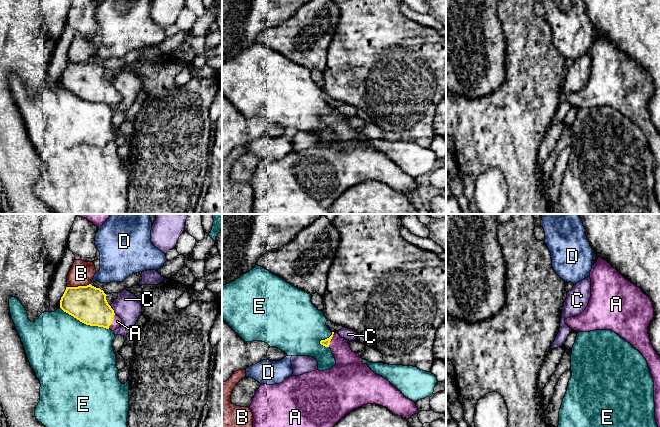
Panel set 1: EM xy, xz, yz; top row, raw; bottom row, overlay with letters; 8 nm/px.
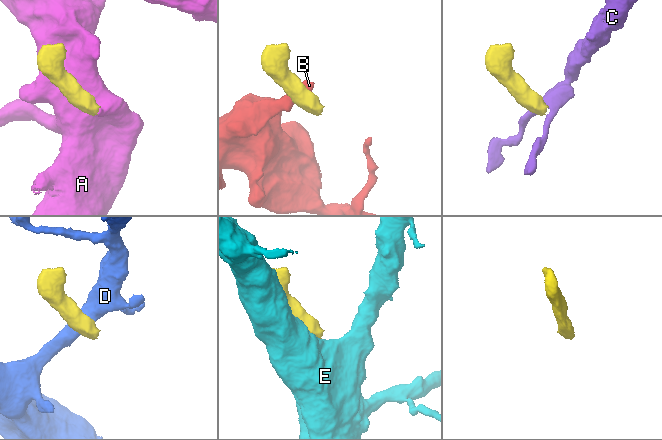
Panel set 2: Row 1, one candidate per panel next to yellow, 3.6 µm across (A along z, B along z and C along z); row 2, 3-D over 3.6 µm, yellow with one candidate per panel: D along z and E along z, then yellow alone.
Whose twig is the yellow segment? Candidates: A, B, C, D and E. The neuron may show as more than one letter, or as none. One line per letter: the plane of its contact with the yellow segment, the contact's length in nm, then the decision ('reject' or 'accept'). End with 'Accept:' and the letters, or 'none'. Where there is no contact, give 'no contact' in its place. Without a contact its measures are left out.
A: contact in xy; length 130 nm; accept
B: contact in xy; length 190 nm; reject
C: contact in xy; length 90 nm; reject
D: contact in xy; length 80 nm; reject
E: contact in xy; length 420 nm; reject
Accept: A

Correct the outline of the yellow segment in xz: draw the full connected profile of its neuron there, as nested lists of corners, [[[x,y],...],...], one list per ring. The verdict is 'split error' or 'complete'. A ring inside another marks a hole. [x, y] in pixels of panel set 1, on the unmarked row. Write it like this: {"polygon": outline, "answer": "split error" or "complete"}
{"polygon": [[[337,108],[320,120],[329,123],[336,136],[331,145],[290,152],[280,160],[260,161],[249,183],[254,193],[253,214],[330,214],[330,207],[338,197],[367,180],[383,182],[406,195],[418,190],[415,178],[374,149]]], "answer": "split error"}

